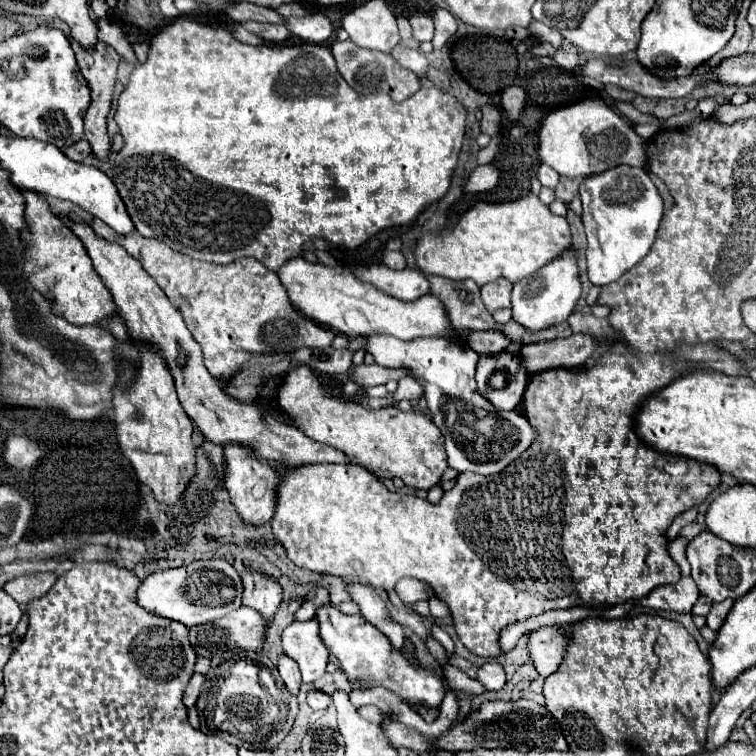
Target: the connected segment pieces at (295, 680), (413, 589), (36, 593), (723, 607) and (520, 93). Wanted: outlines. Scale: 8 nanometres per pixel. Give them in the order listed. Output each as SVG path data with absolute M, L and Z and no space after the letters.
M282 655L280 657L280 661L278 661L278 671L280 671L280 677L282 677L282 681L286 683L286 689L288 689L288 693L290 695L298 695L298 691L300 691L300 685L302 685L302 679L300 679L300 671L298 671L298 665L290 659L290 657L286 657L286 655Z
M406 577L398 581L398 587L404 587L404 605L412 605L432 595L432 589L426 585L426 581L418 581L414 577Z
M36 573L36 575L24 575L24 577L16 577L12 581L8 581L4 585L4 591L18 603L22 603L22 607L38 597L44 597L46 591L50 591L50 587L56 583L56 575L54 573Z
M726 599L726 601L720 601L720 603L714 603L714 605L712 605L710 613L706 615L708 627L710 627L712 631L718 631L718 627L722 627L722 623L724 623L724 619L726 619L732 603L734 603L732 599Z
M510 85L502 90L501 106L508 115L508 121L516 121L524 105L526 105L526 93L522 87Z

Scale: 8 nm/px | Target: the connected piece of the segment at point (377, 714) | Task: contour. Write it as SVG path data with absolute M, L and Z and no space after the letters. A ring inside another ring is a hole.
M365 705L359 708L359 712L365 719L369 721L378 721L379 724L384 719L382 712L374 705Z

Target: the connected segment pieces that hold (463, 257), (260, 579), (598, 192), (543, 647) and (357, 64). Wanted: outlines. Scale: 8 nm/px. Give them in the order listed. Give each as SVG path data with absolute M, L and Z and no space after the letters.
M528 195L510 203L476 203L460 217L454 229L442 227L438 235L424 235L416 247L416 265L424 275L440 275L454 281L472 279L478 285L486 285L504 277L516 283L570 247L568 221L550 213L536 195Z
M246 571L242 573L242 605L258 611L268 625L272 625L278 607L282 603L282 587L276 579L262 575L262 573L252 573Z
M618 165L582 181L582 223L588 237L586 263L592 285L604 287L632 269L652 247L662 219L662 197L646 169Z
M570 625L542 627L528 635L526 649L540 677L548 677L558 669L566 649L566 633L562 633L564 629L570 629Z
M350 39L348 41L342 41L342 43L340 41L334 43L330 51L332 51L334 59L336 59L336 67L338 67L340 75L358 93L384 91L394 101L404 101L410 95L414 95L420 89L420 85L422 85L420 79L418 79L418 75L412 73L410 69L404 69L402 65L398 65L390 53L378 53L378 51L362 49L358 45L354 45Z

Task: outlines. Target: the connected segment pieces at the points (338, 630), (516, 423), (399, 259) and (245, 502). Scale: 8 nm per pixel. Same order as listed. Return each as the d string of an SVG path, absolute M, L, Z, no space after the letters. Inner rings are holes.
M322 605L316 609L314 619L320 625L320 637L324 645L330 649L332 655L338 657L342 669L350 677L352 689L372 689L372 687L386 687L398 693L408 703L424 703L424 705L438 705L444 697L442 681L424 667L412 667L408 659L390 647L390 641L370 625L362 615L346 615L338 607Z
M368 335L364 337L364 351L370 353L378 365L410 369L414 379L424 385L424 397L432 411L434 425L446 439L448 465L452 469L460 473L472 471L492 475L502 471L532 445L536 431L524 415L518 411L500 411L476 391L474 369L480 355L470 347L460 347L454 341L440 337L402 341L390 335Z
M384 251L382 253L382 263L390 269L406 269L406 259L400 251Z
M230 443L224 445L224 455L226 455L226 489L230 493L230 501L236 507L238 517L244 523L250 523L254 527L260 527L264 523L268 523L274 515L274 491L276 491L276 483L278 477L274 473L274 469L270 469L270 465L262 459L258 459L250 449Z

